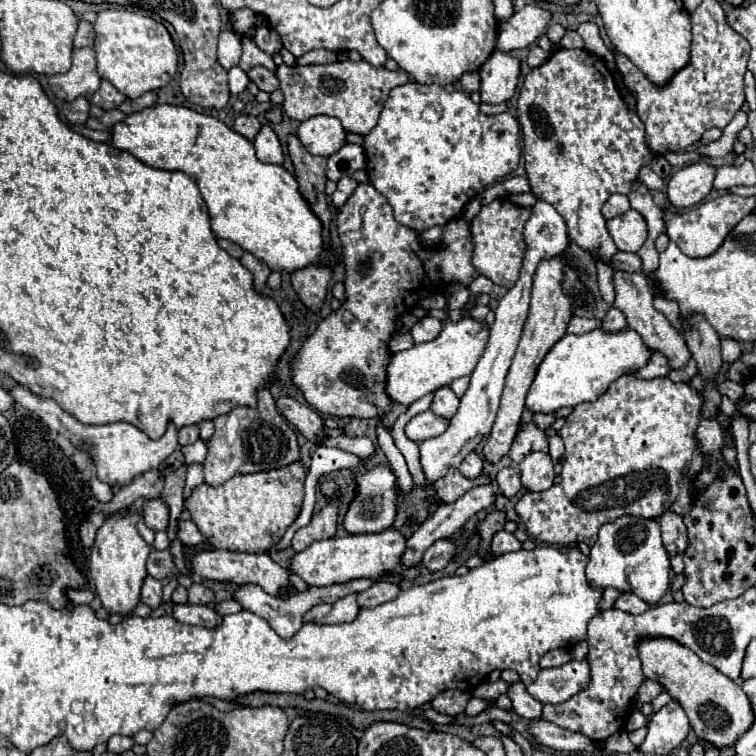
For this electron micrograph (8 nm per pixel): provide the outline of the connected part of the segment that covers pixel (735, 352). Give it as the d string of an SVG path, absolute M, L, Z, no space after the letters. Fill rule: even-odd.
M721 338L721 348L723 348L723 360L725 362L735 362L741 354L739 342L731 340L731 338Z

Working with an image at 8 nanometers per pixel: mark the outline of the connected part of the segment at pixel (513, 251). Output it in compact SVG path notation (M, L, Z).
M497 198L491 204L483 206L481 212L471 220L471 234L475 242L473 266L481 276L489 278L493 284L511 288L517 282L521 258L525 252L523 224L529 220L529 216L531 208L515 206L509 198Z

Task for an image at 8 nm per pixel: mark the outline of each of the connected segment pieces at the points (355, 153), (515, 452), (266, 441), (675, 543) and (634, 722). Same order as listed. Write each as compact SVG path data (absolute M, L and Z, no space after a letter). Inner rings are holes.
M345 144L339 152L329 156L327 178L337 182L343 176L353 176L353 172L365 170L365 152L357 144Z
M533 422L529 424L521 424L521 430L509 450L509 458L519 464L525 456L529 456L533 450L545 450L545 454L549 452L549 438L543 430L539 430Z
M269 390L259 392L257 408L235 408L229 414L215 418L215 434L209 440L209 454L205 458L205 482L211 486L221 486L235 474L263 472L285 468L301 460L301 448L293 428L285 422L283 414L277 410Z
M665 512L659 518L659 524L661 524L661 530L663 530L663 546L665 546L667 554L669 556L685 554L685 550L689 548L689 538L687 538L683 518L673 514L673 512Z
M635 710L635 712L631 714L631 718L627 720L627 724L625 724L625 732L633 732L633 730L643 728L643 726L647 726L647 718L645 718L639 710Z

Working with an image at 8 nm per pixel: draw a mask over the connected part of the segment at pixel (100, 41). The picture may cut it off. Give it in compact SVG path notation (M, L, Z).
M128 9L103 10L95 20L95 52L97 70L103 80L109 80L127 98L139 98L149 90L157 90L177 72L177 50L167 28L155 18Z

